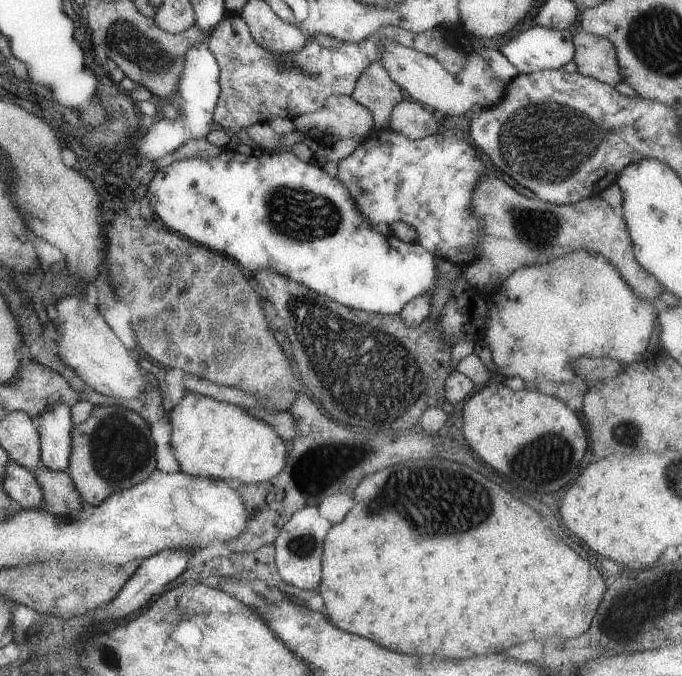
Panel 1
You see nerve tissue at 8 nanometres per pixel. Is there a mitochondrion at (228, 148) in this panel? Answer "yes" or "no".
no

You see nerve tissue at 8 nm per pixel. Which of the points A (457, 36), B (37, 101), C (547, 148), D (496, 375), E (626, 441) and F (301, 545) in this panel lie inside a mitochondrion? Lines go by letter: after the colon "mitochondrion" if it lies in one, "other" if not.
A: other
B: other
C: mitochondrion
D: other
E: mitochondrion
F: mitochondrion

